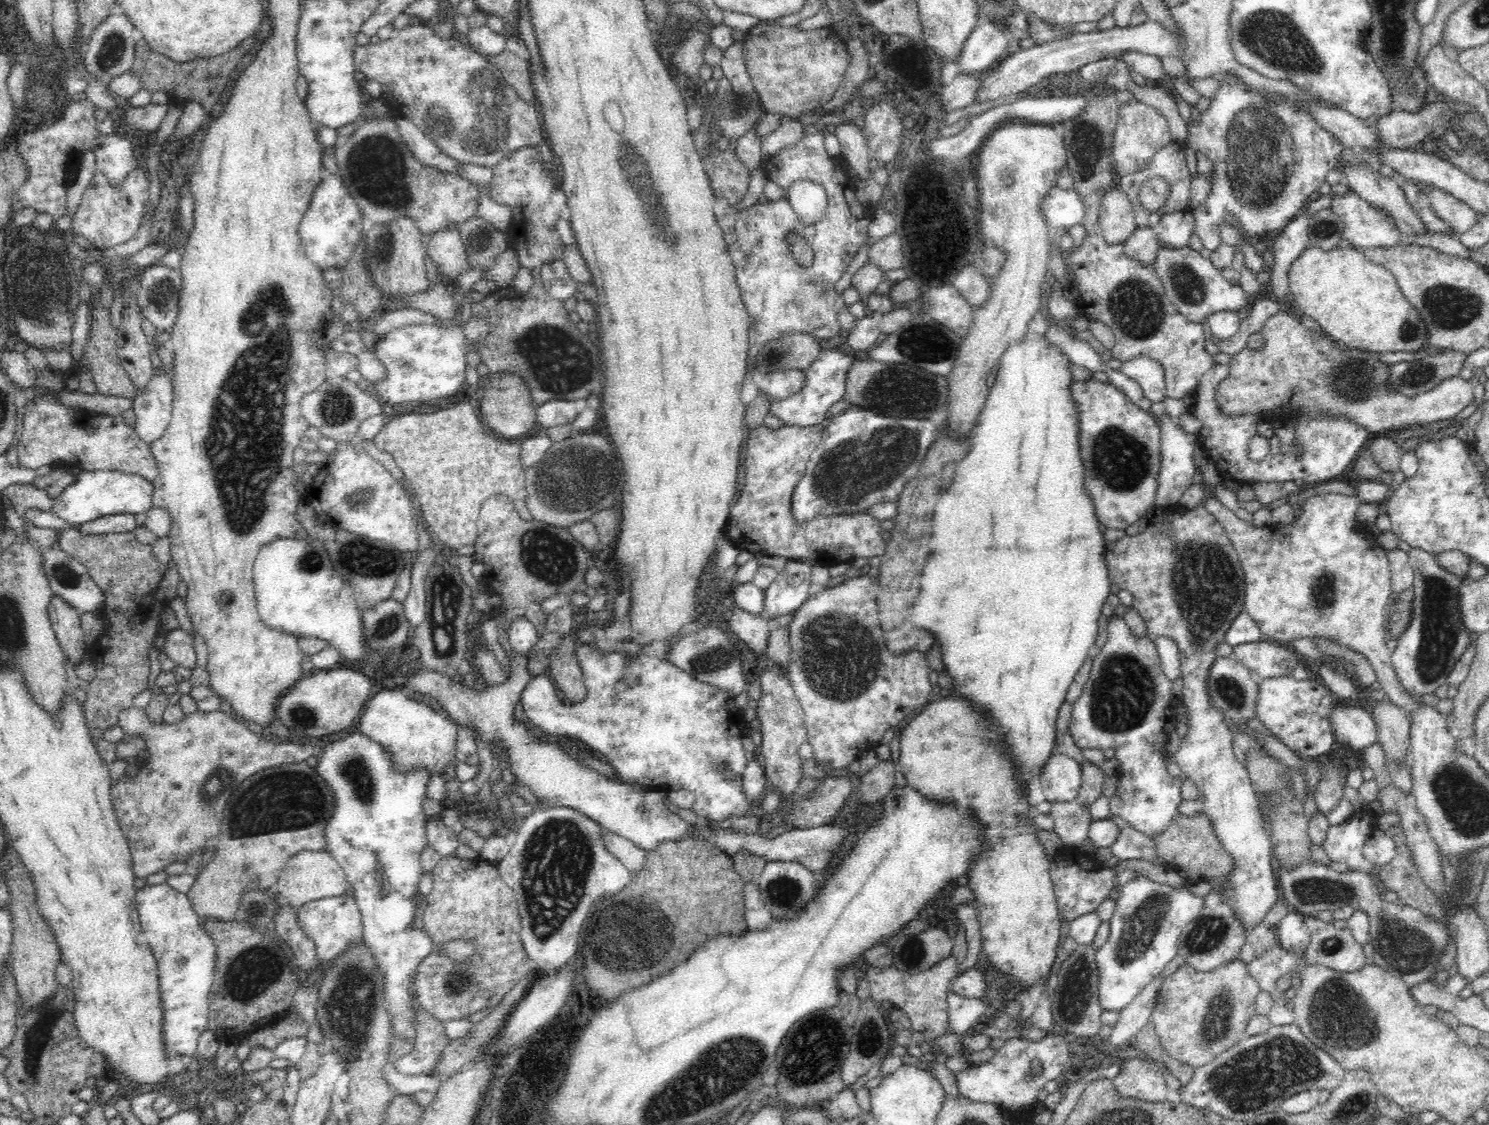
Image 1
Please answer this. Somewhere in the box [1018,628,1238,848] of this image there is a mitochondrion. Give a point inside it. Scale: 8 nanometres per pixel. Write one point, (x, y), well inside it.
(1124, 690)

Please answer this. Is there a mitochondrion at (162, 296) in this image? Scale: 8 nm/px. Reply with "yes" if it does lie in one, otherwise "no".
yes

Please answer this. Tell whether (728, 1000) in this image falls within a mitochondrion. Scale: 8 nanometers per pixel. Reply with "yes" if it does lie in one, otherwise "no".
no

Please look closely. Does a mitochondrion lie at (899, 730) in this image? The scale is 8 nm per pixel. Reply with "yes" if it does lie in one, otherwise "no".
no

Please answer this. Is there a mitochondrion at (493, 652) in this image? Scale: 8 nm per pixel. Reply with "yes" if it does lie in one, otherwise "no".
no

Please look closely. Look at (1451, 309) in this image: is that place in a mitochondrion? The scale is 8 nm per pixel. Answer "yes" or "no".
yes

